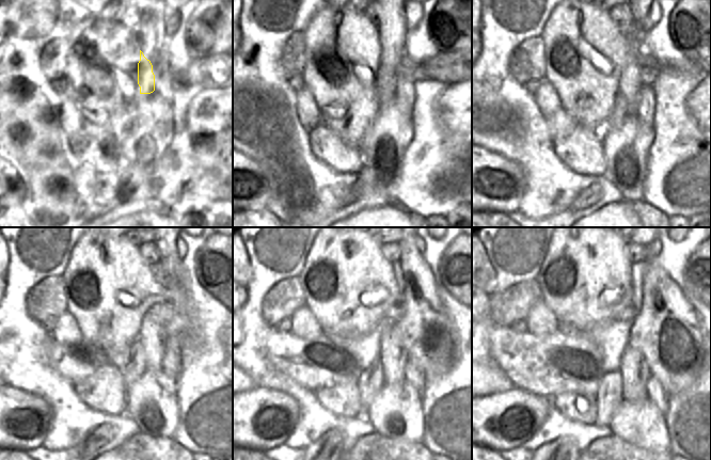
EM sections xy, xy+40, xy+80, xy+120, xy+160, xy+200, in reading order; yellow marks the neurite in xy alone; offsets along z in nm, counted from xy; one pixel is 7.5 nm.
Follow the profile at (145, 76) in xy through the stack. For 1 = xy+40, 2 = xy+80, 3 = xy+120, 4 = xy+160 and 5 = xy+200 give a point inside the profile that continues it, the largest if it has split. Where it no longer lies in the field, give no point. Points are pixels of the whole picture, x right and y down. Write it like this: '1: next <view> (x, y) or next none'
1: next xy+40 (385, 92)
2: next xy+80 (620, 110)
3: next xy+120 (136, 366)
4: next xy+160 (370, 381)
5: next xy+200 (610, 394)

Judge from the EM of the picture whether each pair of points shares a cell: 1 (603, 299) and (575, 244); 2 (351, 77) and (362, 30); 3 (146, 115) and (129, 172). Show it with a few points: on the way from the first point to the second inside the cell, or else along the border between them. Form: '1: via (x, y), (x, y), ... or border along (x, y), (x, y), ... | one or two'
1: via (594, 288), (586, 280), (586, 267), (582, 258) | one
2: via (352, 65), (354, 63), (354, 42) | one
3: via (146, 129), (146, 145), (141, 158) | one

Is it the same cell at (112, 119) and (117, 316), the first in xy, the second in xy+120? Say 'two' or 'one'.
one

